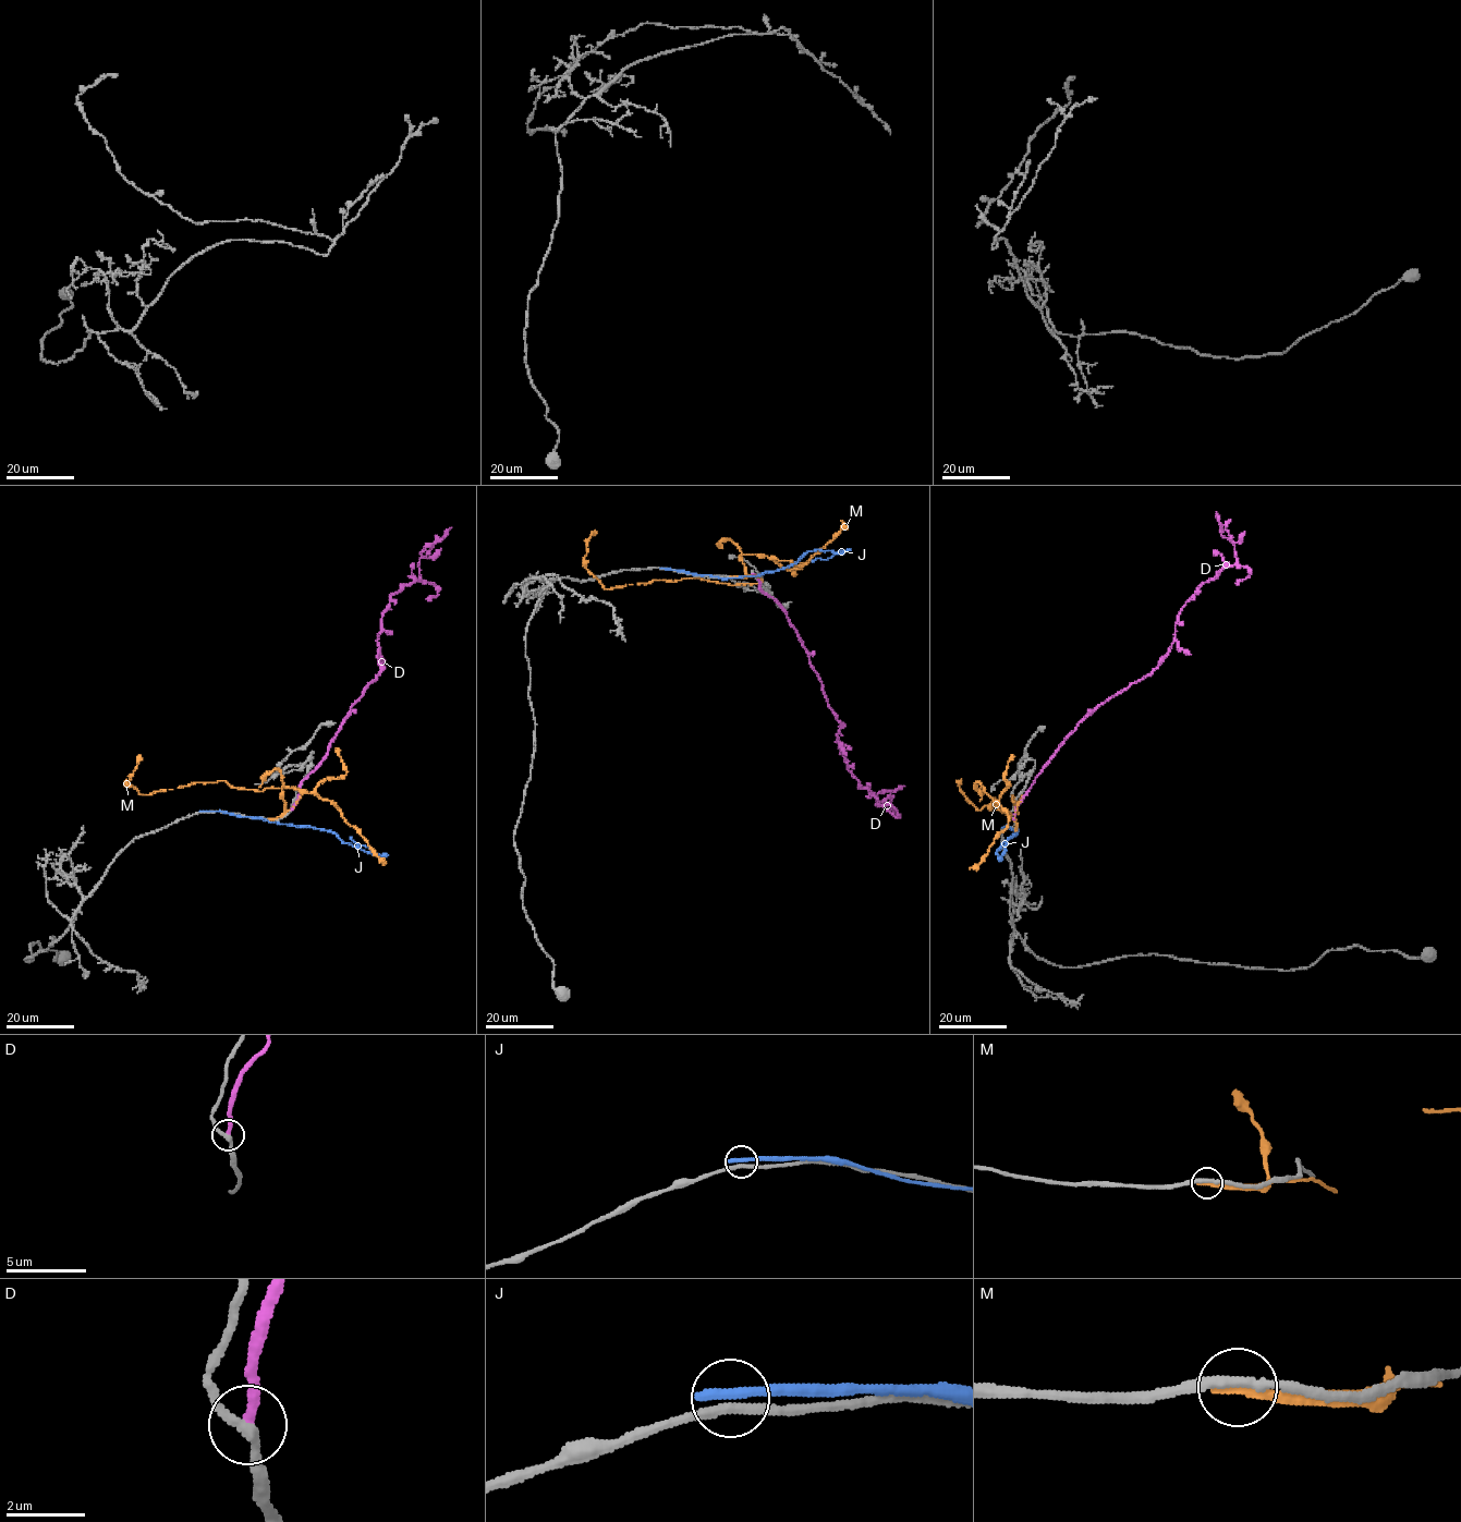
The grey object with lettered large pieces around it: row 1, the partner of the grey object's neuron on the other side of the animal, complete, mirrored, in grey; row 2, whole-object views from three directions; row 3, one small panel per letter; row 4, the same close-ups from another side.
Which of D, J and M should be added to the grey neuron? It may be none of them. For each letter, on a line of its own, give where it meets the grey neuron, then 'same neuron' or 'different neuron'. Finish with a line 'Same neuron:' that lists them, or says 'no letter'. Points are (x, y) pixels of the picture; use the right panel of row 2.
D: contact (1014, 818); different neuron
J: contact (1001, 828); different neuron
M: contact (1015, 830); different neuron
Same neuron: no letter

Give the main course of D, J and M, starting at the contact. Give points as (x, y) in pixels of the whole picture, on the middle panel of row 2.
D: (752, 574), (784, 611), (807, 650), (840, 723), (836, 742), (847, 767), (875, 804), (880, 791), (904, 786)
J: (661, 568), (737, 577), (777, 571), (793, 564), (808, 551), (834, 551), (827, 559), (811, 561)
M: (733, 576), (757, 576), (761, 583), (692, 577), (605, 588), (584, 558), (586, 542), (594, 536)

